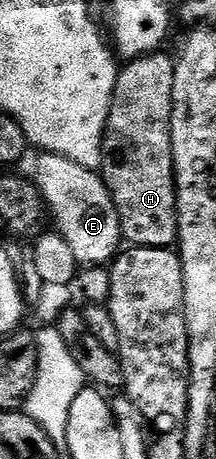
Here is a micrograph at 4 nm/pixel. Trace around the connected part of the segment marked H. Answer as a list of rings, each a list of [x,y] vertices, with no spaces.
[[[165,50],[130,60],[118,71],[99,175],[115,202],[122,237],[133,246],[172,249],[177,242],[177,175],[171,142],[174,94],[175,60]]]

